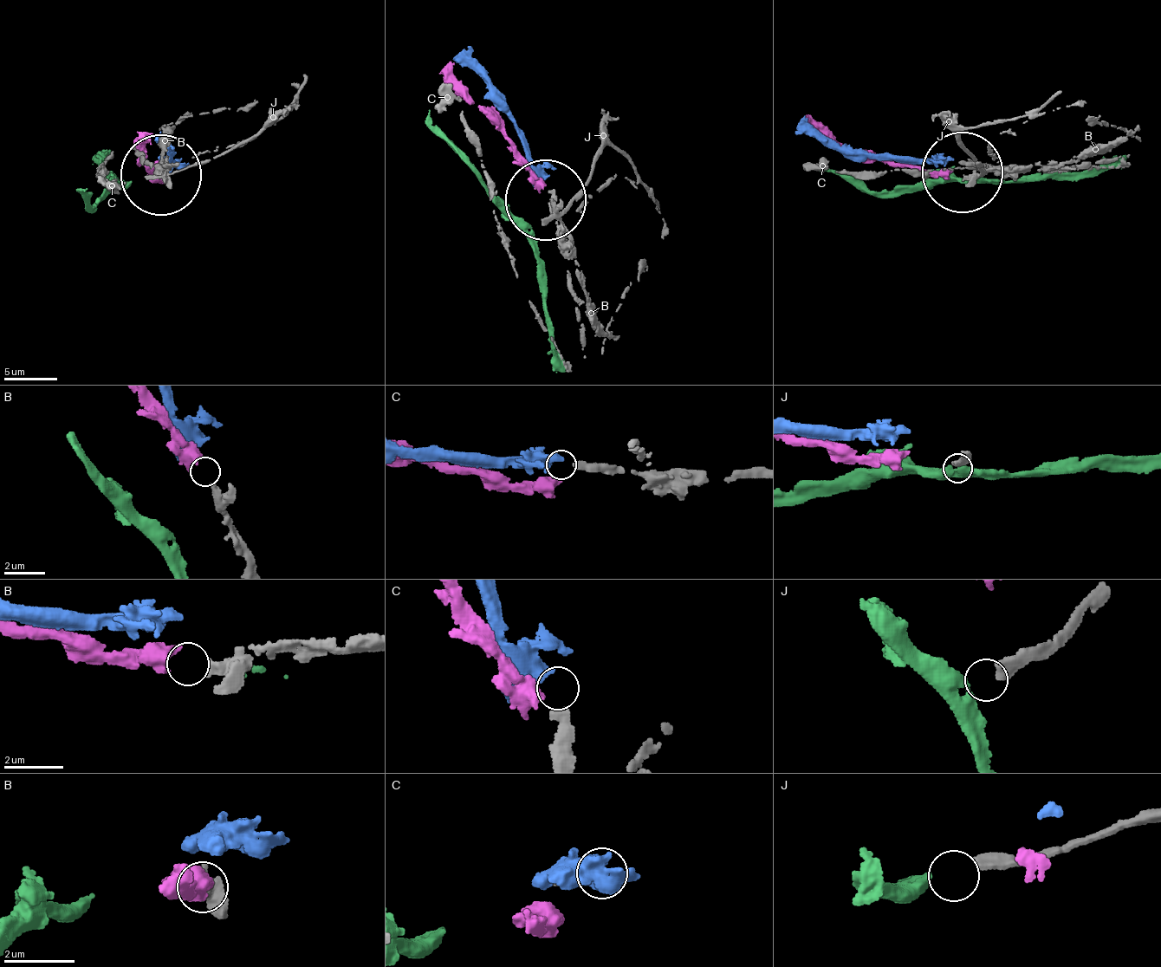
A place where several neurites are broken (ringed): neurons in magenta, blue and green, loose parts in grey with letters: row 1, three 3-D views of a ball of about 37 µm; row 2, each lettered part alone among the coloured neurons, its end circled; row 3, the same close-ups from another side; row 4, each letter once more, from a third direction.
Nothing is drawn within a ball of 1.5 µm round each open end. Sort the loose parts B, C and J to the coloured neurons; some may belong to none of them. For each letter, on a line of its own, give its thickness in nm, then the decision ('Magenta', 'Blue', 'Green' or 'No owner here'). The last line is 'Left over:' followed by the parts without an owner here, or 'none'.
B: Thickness 360 nm. Magenta
C: Thickness 360 nm. No owner here
J: Thickness 400 nm. Green
Left over: C

